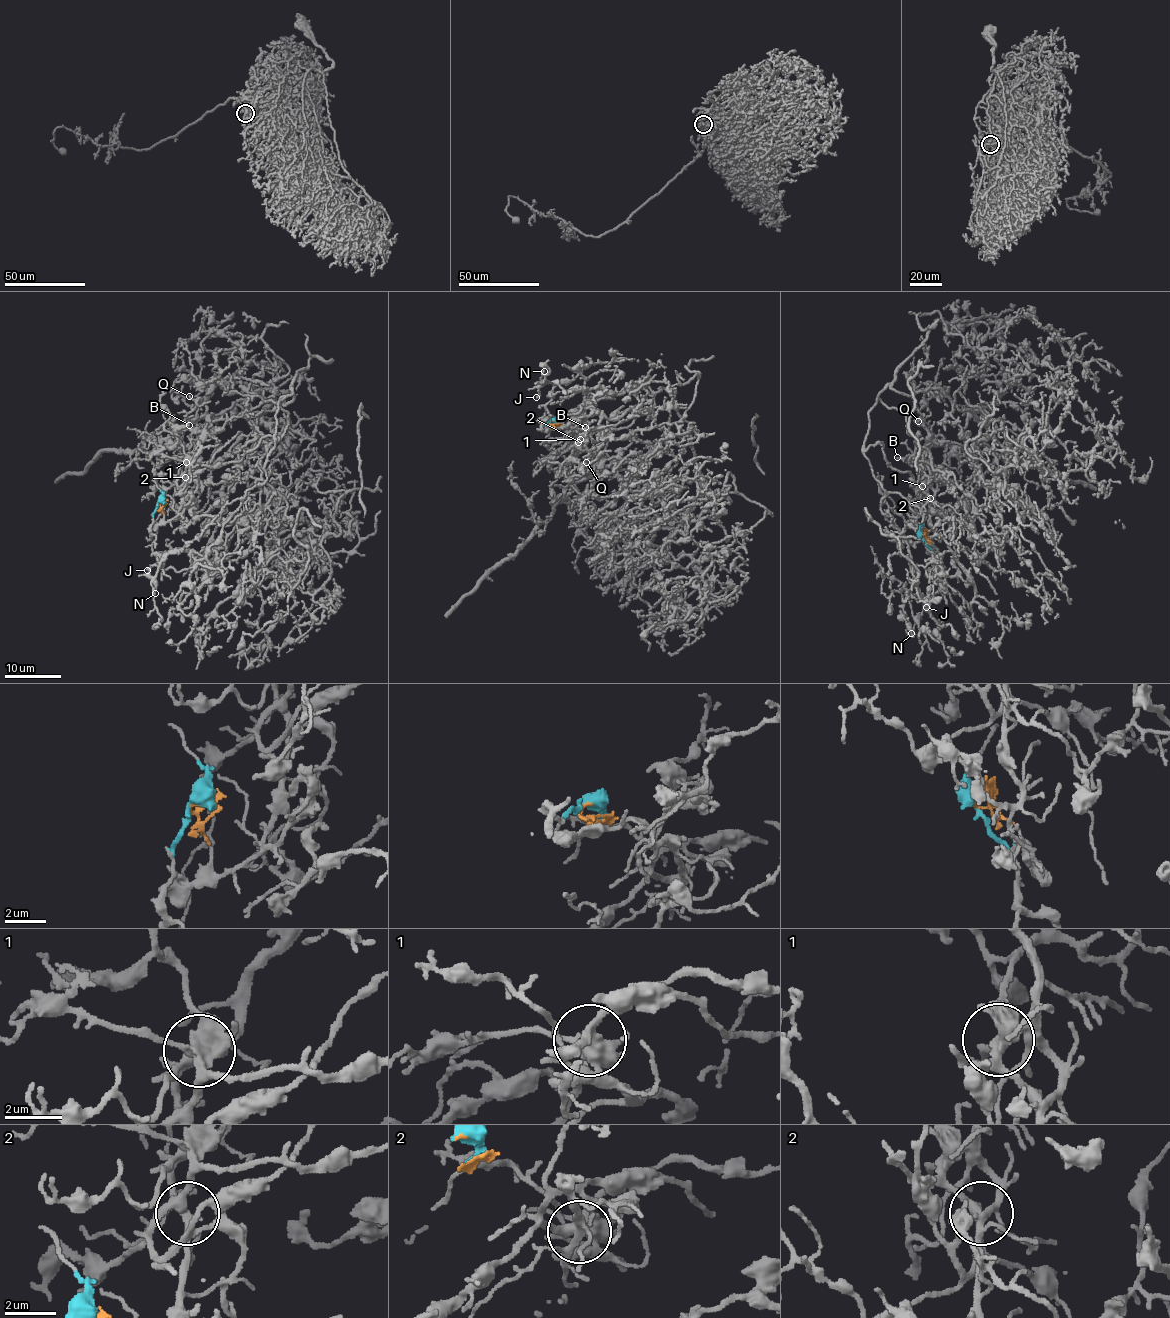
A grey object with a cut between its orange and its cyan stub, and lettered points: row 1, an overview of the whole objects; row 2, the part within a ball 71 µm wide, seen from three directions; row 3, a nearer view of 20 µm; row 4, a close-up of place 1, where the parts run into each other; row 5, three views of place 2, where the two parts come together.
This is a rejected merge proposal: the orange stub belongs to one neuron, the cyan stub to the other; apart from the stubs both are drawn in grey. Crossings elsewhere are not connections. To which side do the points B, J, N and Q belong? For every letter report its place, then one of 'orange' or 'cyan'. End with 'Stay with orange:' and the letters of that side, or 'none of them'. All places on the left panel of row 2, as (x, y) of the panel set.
B: (189, 425) | cyan
J: (147, 570) | cyan
N: (155, 593) | cyan
Q: (189, 396) | orange
Stay with orange: Q

